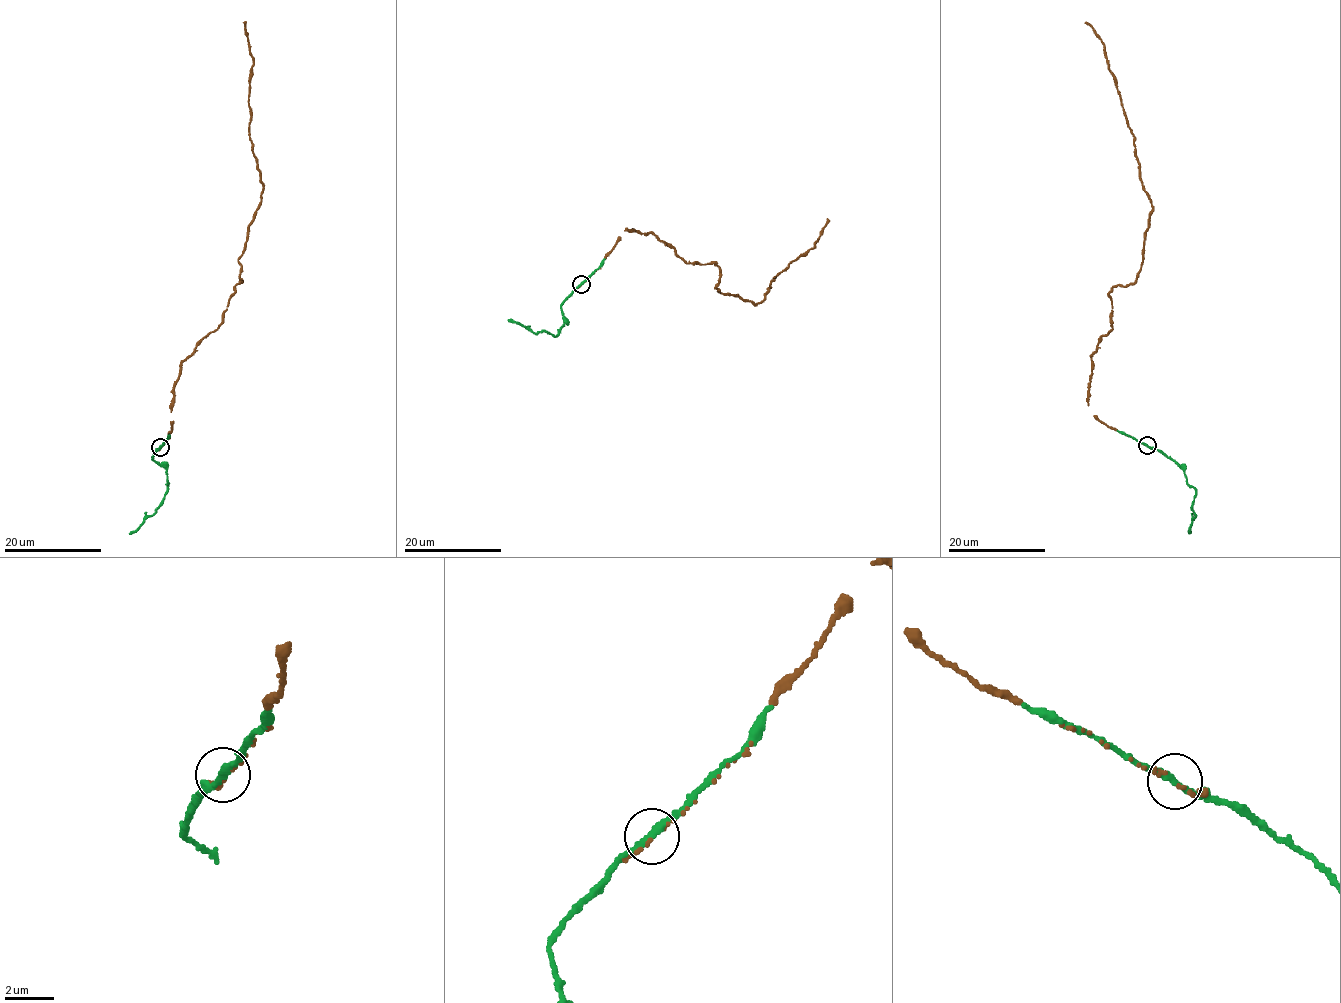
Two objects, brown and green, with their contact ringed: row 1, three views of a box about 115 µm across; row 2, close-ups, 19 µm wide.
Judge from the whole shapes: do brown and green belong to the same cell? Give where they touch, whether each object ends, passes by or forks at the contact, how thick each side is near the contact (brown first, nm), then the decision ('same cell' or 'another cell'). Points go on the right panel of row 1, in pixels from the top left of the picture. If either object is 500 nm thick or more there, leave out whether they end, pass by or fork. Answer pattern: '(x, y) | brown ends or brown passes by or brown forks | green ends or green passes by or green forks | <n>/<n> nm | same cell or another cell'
(1147, 445) | brown passes by | green passes by | 130/300 nm | same cell

